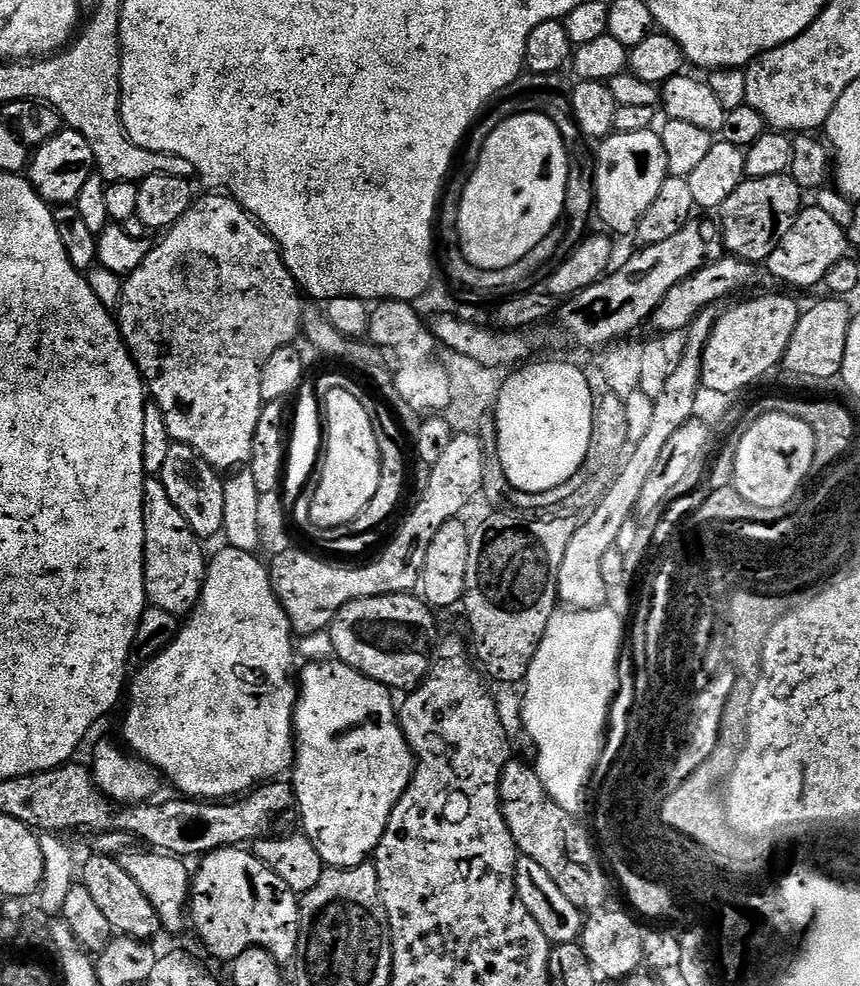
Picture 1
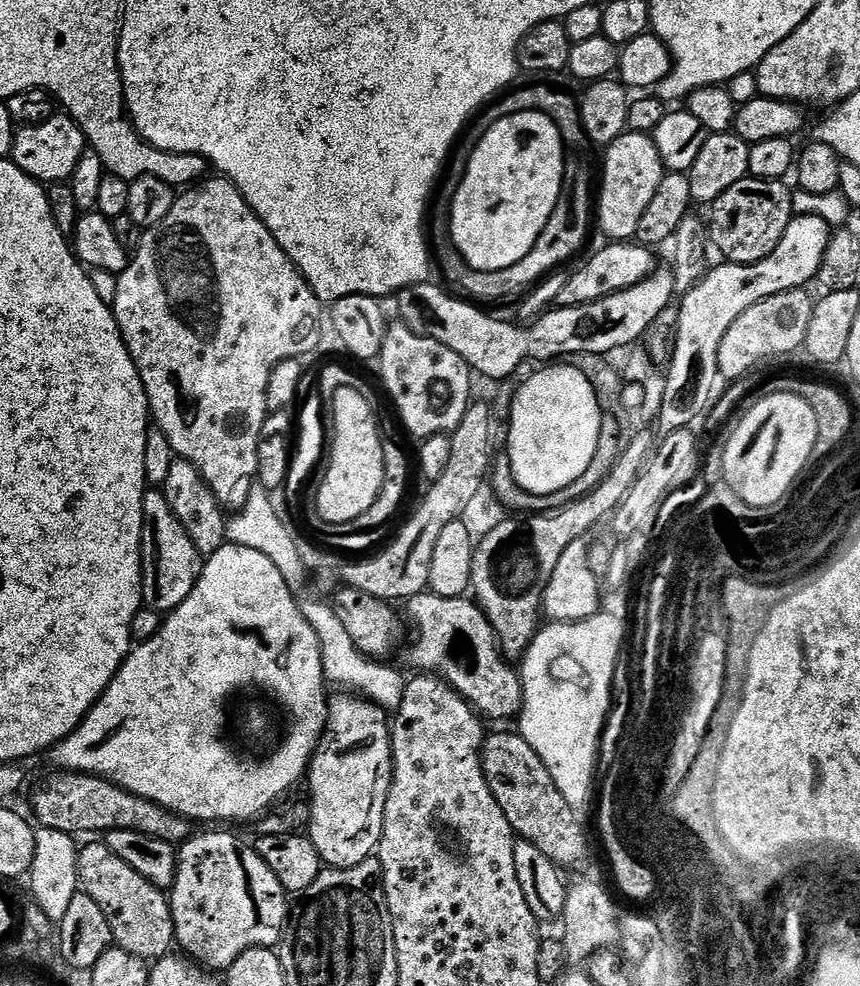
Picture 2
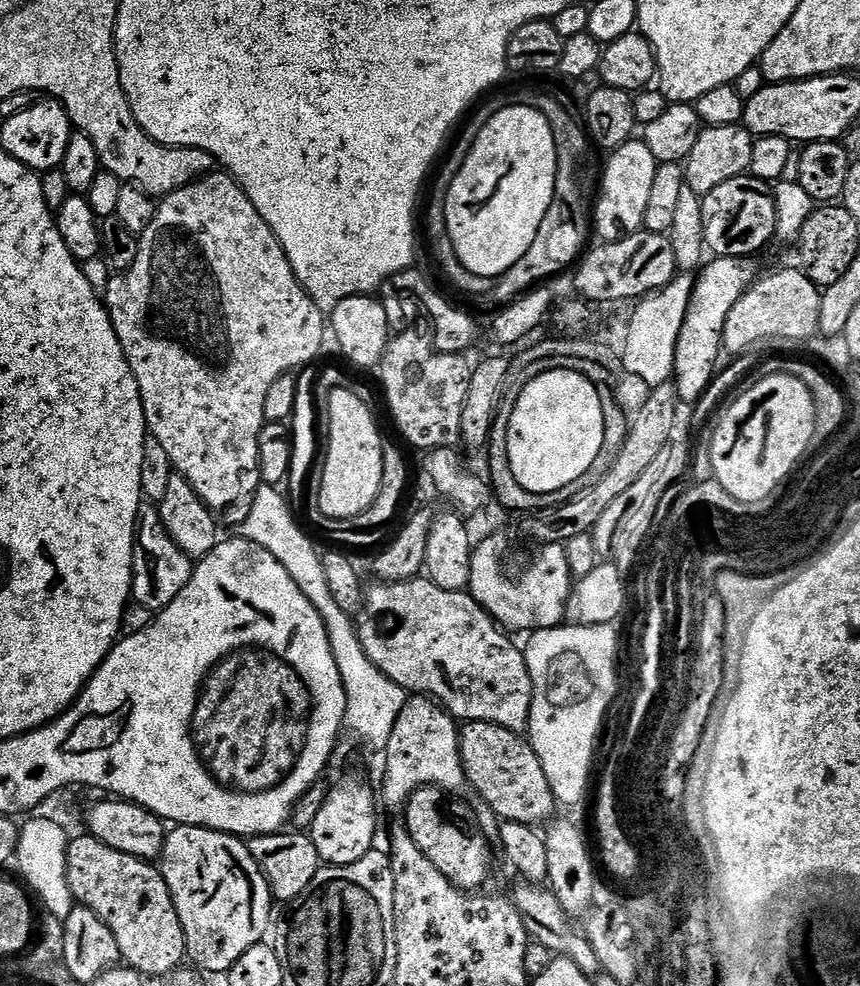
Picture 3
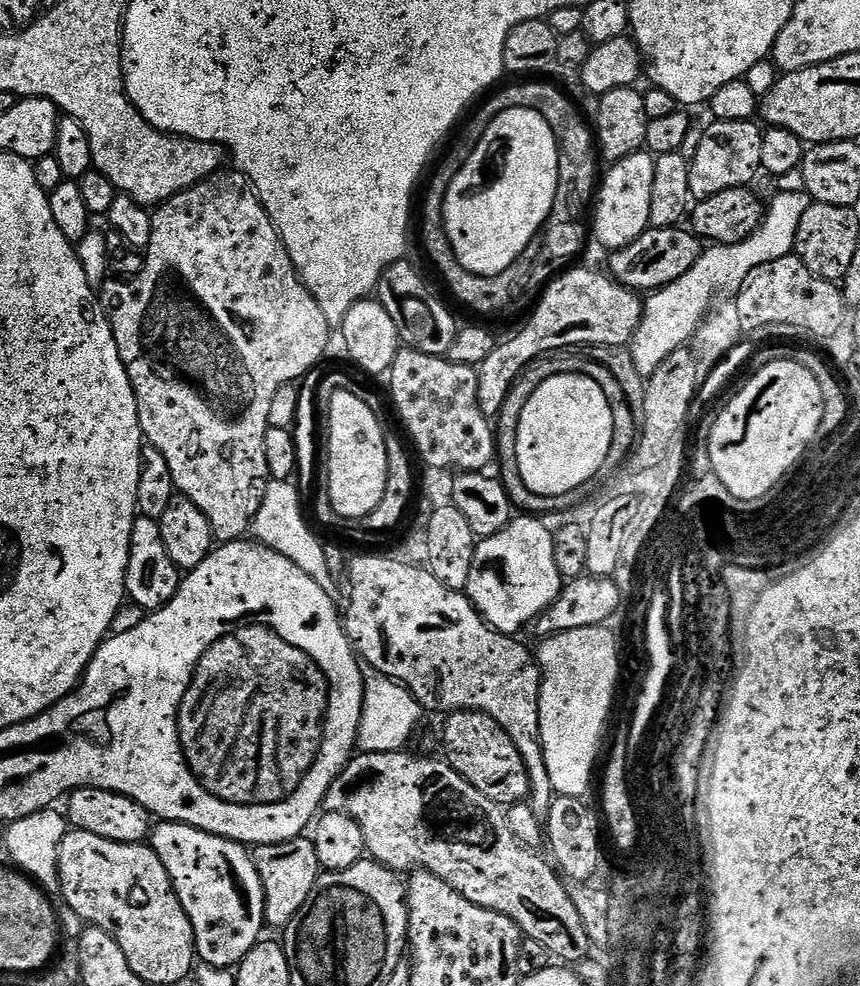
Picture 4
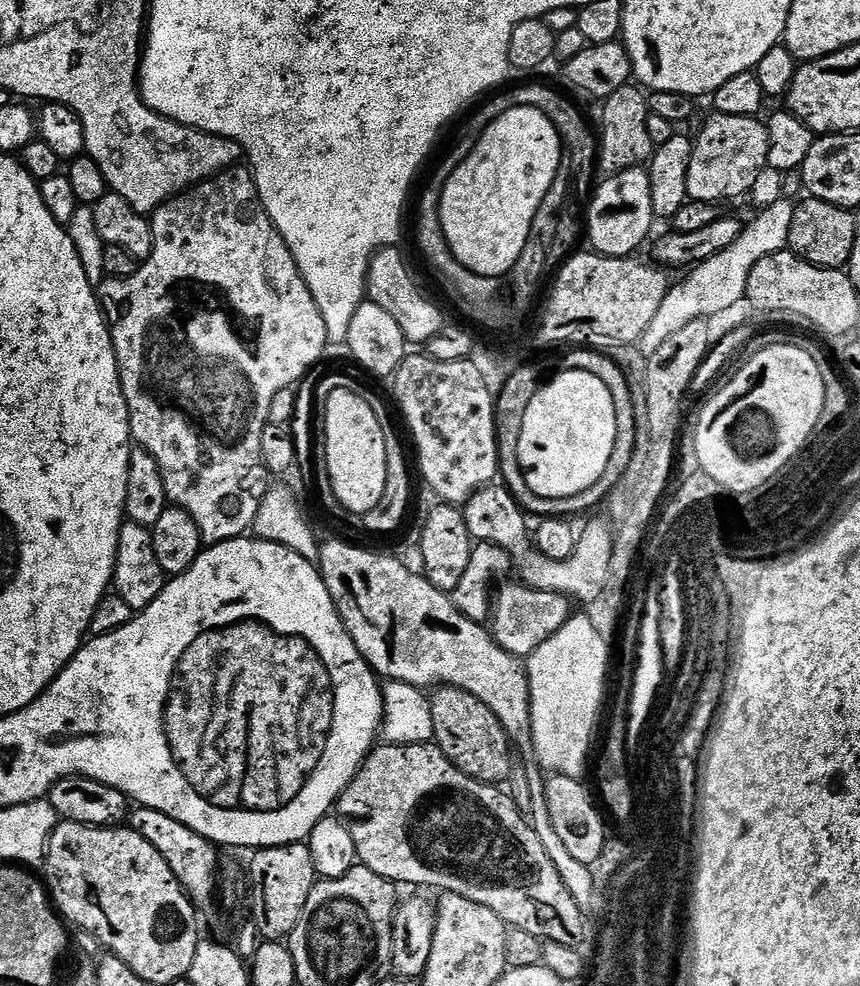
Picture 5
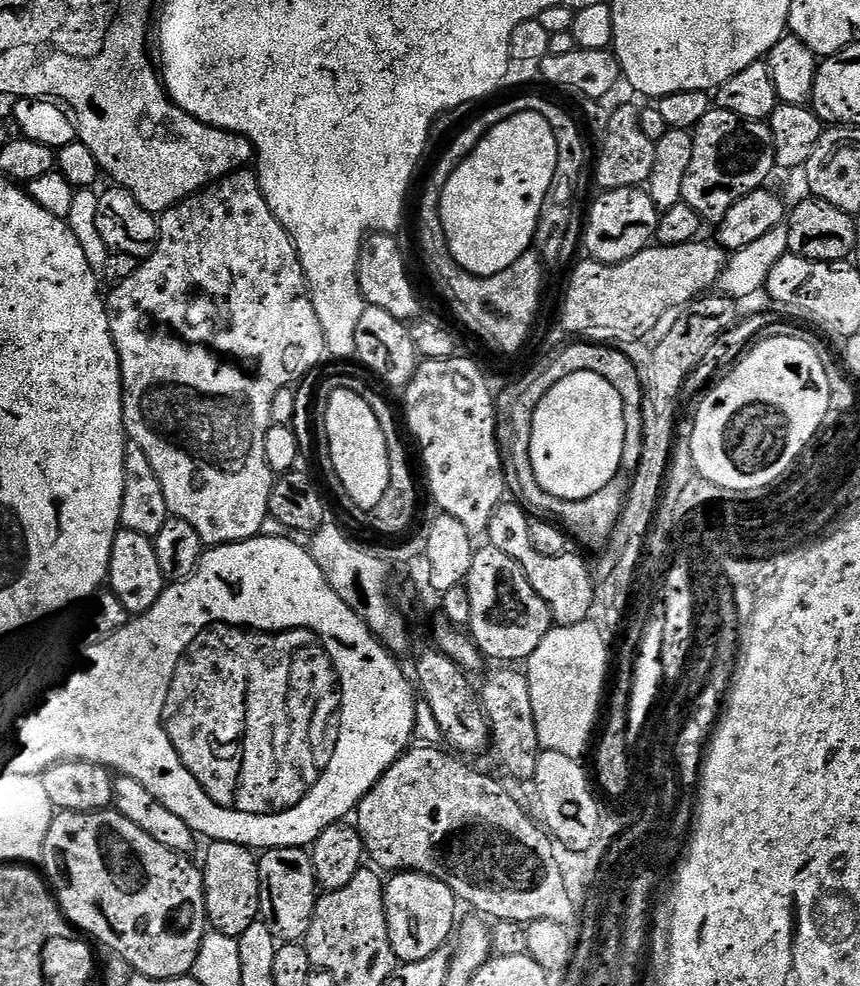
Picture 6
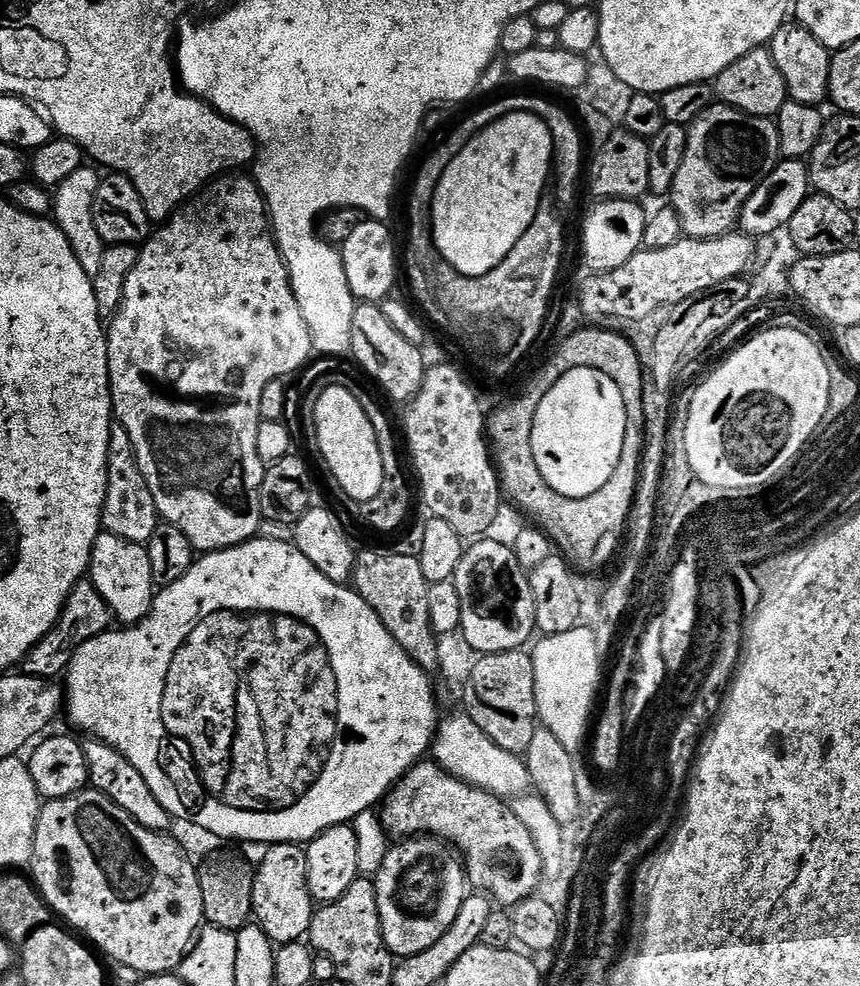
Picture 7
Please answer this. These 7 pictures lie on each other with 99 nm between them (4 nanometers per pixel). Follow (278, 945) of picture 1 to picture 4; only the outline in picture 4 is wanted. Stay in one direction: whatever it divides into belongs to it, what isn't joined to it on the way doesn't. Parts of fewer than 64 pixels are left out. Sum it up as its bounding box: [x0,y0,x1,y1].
[150,822,266,969]

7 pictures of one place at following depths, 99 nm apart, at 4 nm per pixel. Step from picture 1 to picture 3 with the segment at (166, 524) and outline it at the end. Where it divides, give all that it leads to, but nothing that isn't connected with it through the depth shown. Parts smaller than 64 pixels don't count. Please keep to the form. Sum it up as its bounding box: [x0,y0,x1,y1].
[132,502,193,614]

